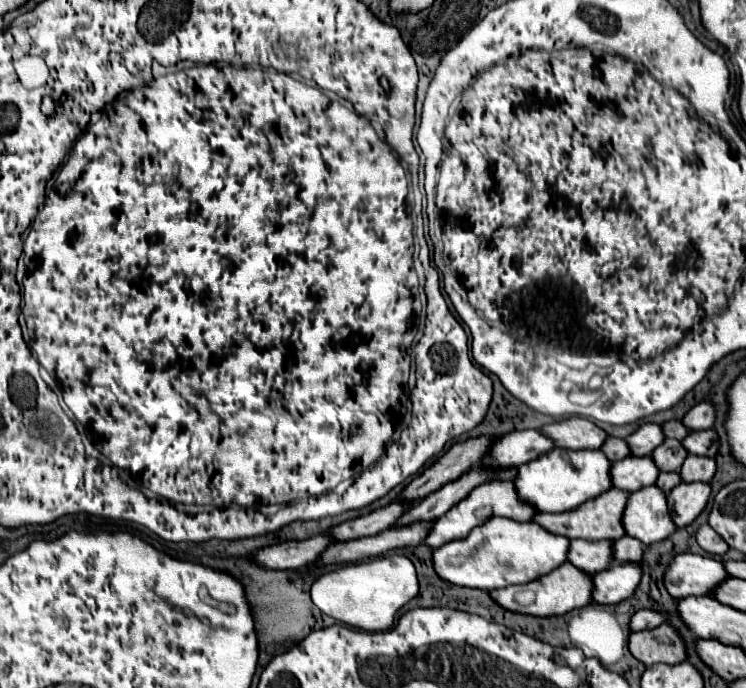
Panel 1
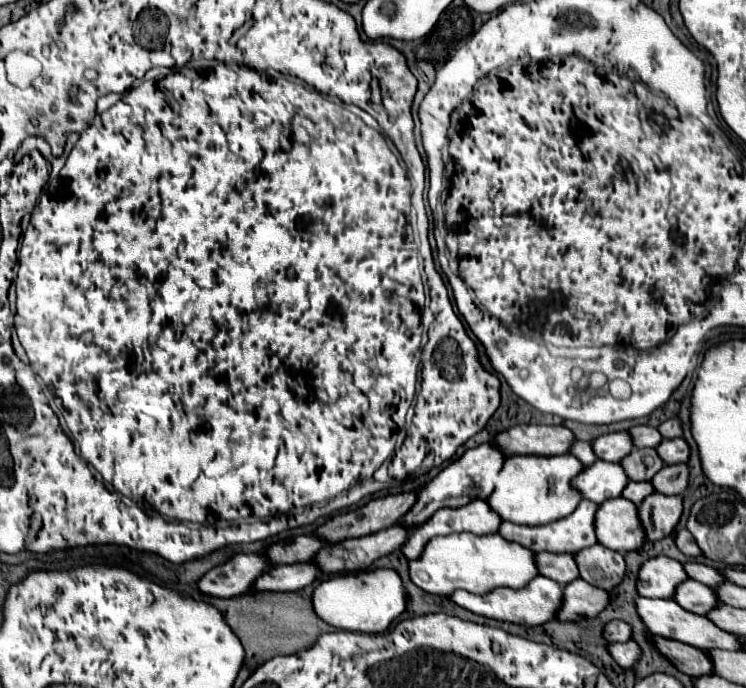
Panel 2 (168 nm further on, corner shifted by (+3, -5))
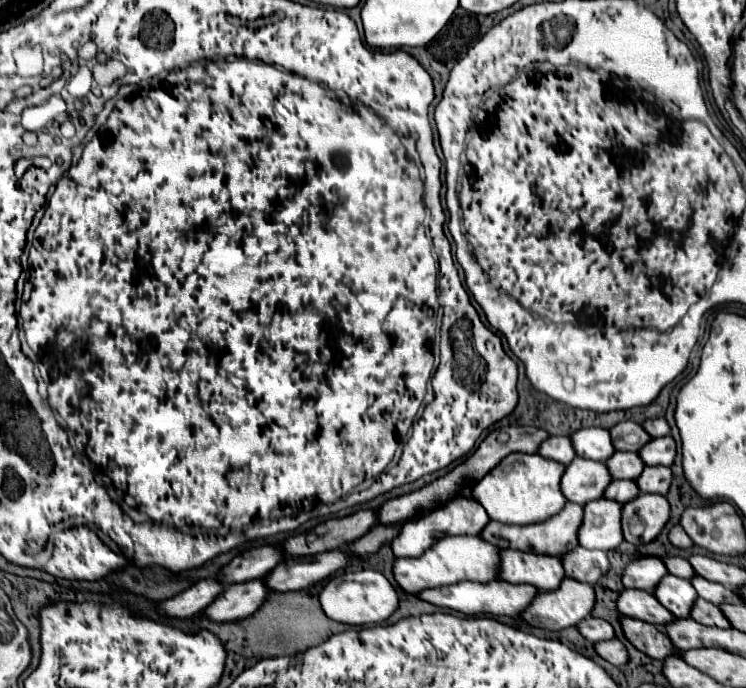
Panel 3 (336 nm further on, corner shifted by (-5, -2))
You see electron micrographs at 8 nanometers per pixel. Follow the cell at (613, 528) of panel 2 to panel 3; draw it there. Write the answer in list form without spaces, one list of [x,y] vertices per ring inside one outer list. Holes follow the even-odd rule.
[[[596,499],[584,505],[584,521],[578,529],[578,545],[584,549],[612,551],[622,543],[622,505],[610,499]]]

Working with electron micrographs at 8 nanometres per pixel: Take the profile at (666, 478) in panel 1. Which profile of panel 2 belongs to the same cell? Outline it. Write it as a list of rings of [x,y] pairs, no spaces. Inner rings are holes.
[[[630,482],[630,486],[626,486],[626,490],[622,492],[622,496],[640,506],[642,500],[644,500],[646,496],[654,494],[654,492],[656,492],[656,490],[654,490],[654,484],[652,484],[652,482]]]

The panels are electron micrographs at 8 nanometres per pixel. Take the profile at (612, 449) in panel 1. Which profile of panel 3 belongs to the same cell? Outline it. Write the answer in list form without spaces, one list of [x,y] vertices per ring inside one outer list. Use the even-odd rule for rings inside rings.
[[[548,437],[546,441],[540,443],[536,453],[544,459],[550,459],[550,461],[556,461],[556,463],[562,463],[562,465],[568,465],[576,457],[574,449],[570,447],[568,437]]]

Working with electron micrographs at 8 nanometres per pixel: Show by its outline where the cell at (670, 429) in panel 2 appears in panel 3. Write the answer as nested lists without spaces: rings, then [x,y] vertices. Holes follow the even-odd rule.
[[[646,419],[646,421],[642,423],[642,429],[644,429],[652,439],[670,435],[670,427],[668,427],[666,419]]]

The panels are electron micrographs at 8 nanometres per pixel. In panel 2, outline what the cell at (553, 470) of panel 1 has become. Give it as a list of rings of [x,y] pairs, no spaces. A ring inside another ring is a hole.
[[[572,454],[562,456],[510,456],[506,466],[500,470],[494,486],[494,494],[488,498],[494,512],[502,514],[502,520],[526,524],[526,526],[540,526],[550,524],[560,518],[570,516],[582,500],[578,488],[572,486],[572,480],[582,474],[586,466]]]

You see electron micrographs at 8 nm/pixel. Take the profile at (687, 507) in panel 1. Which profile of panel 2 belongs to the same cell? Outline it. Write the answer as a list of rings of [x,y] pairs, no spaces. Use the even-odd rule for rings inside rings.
[[[656,492],[650,498],[646,498],[646,502],[652,504],[652,520],[656,530],[670,536],[682,518],[682,496],[666,496]]]

